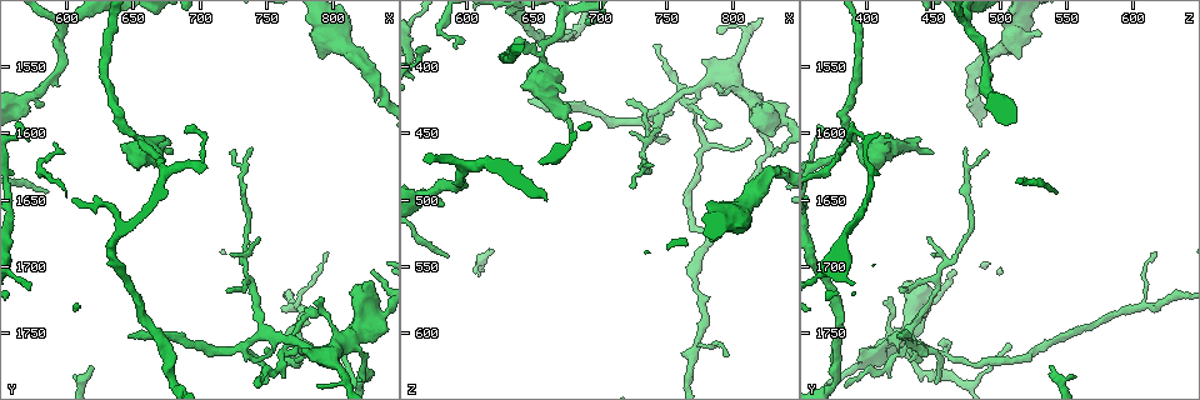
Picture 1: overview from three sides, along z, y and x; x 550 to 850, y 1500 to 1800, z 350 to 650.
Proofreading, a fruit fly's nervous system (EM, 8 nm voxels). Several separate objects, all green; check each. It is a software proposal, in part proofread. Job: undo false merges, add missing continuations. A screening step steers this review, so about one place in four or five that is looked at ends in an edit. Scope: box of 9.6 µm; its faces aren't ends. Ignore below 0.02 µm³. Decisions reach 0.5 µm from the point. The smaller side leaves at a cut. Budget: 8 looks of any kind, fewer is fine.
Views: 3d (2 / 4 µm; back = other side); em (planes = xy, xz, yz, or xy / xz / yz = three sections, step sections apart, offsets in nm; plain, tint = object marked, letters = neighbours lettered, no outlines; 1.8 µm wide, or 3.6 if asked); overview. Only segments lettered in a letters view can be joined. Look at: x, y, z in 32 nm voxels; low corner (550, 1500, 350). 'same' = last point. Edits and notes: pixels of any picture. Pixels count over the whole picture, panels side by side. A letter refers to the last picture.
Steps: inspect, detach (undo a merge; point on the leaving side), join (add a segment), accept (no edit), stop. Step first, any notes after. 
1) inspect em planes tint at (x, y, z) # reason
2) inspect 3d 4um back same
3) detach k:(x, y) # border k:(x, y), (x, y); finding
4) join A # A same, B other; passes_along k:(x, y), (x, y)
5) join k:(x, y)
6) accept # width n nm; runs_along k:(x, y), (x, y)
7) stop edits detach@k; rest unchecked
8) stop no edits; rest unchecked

inspect 3d 4um at (646, 1752, 426) # free end

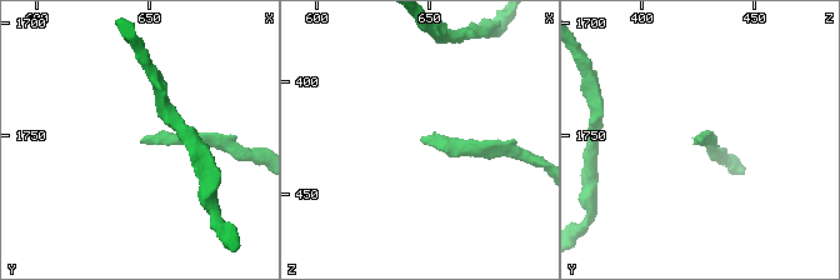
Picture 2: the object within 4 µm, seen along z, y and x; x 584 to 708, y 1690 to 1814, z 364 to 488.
inspect em planes letters at (646, 1753, 427)

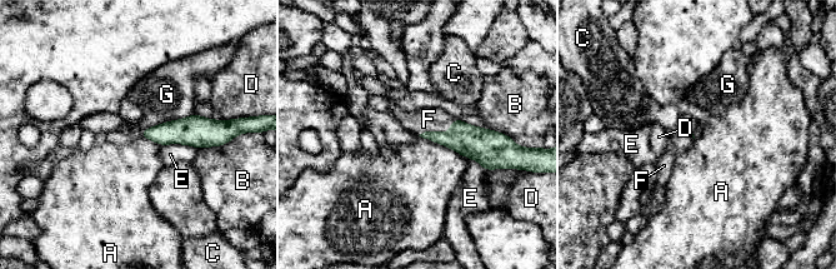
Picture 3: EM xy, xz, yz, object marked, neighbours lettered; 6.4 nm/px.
join F # A other, B other, C other, D other, E other, F same, G other; passes_along 3:(476, 143), (440, 133), (429, 119); it goes on there

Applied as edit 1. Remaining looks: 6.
inspect overview

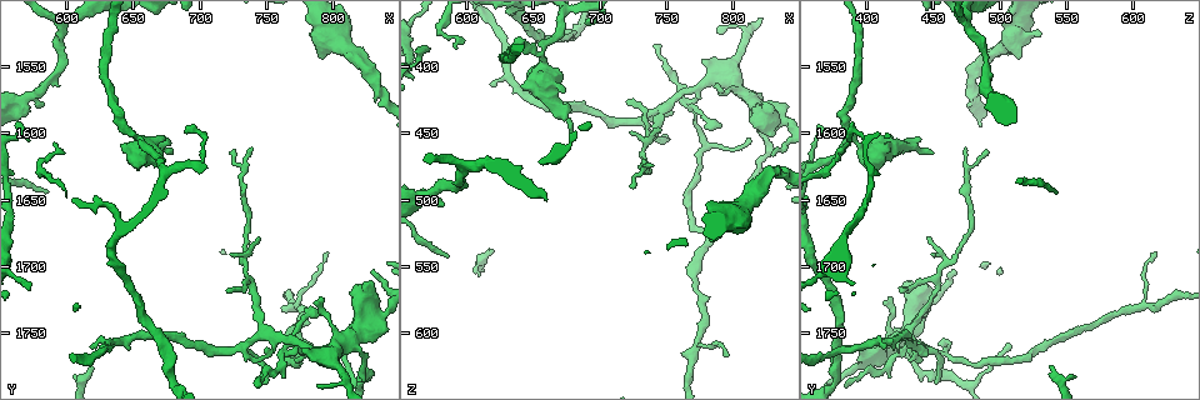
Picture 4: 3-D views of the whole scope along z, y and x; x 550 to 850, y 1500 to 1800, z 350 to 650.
inspect em xy step 16 letters at (750, 1762, 432)

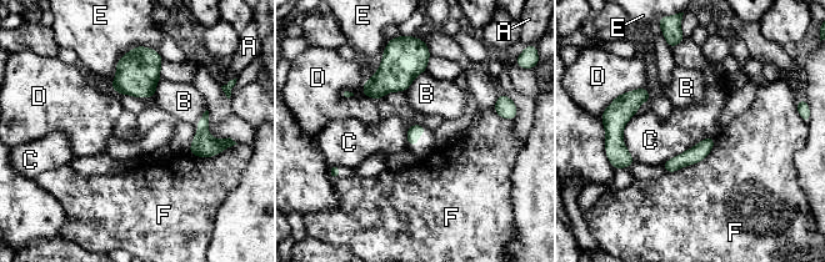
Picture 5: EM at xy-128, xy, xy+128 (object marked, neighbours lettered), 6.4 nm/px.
detach 5:(203, 122) # A other, B other, C other, D other, E other, F other; a second neuron is stuck on

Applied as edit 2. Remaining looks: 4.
inspect overview

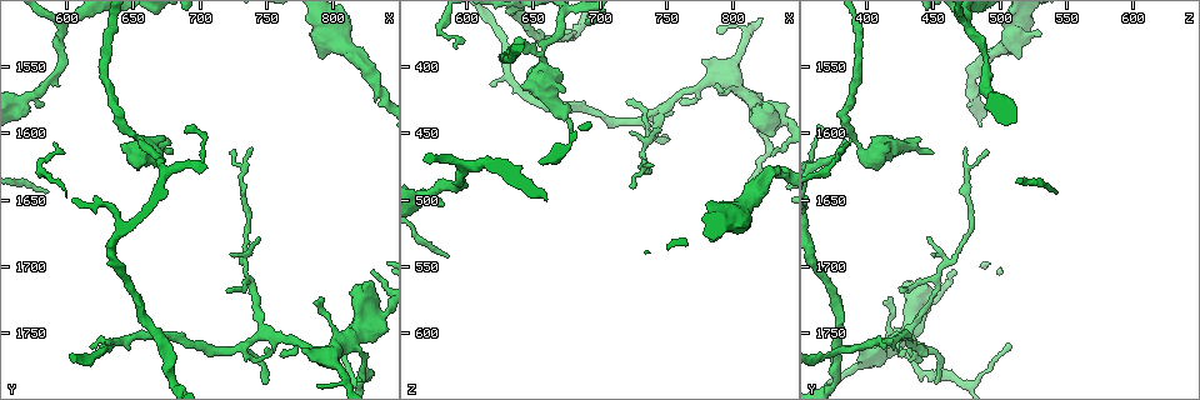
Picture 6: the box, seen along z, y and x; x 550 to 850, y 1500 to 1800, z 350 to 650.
inspect em planes letters at (782, 1526, 530) # an open end

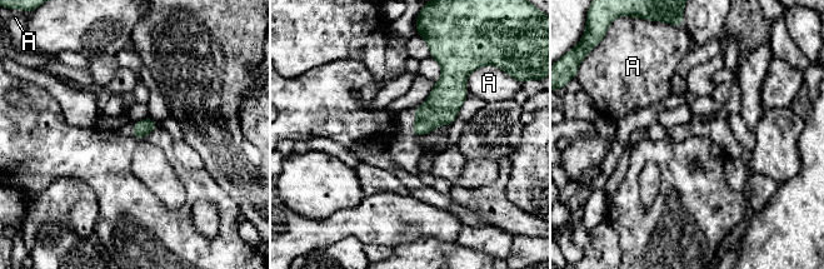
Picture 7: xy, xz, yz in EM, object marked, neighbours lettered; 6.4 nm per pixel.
accept # longest_contact A 160 nm; A other; border 7:(473, 71), (467, 79), (467, 94); none of them fits

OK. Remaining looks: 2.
stop edits join@3, detach@5; rest unchecked

